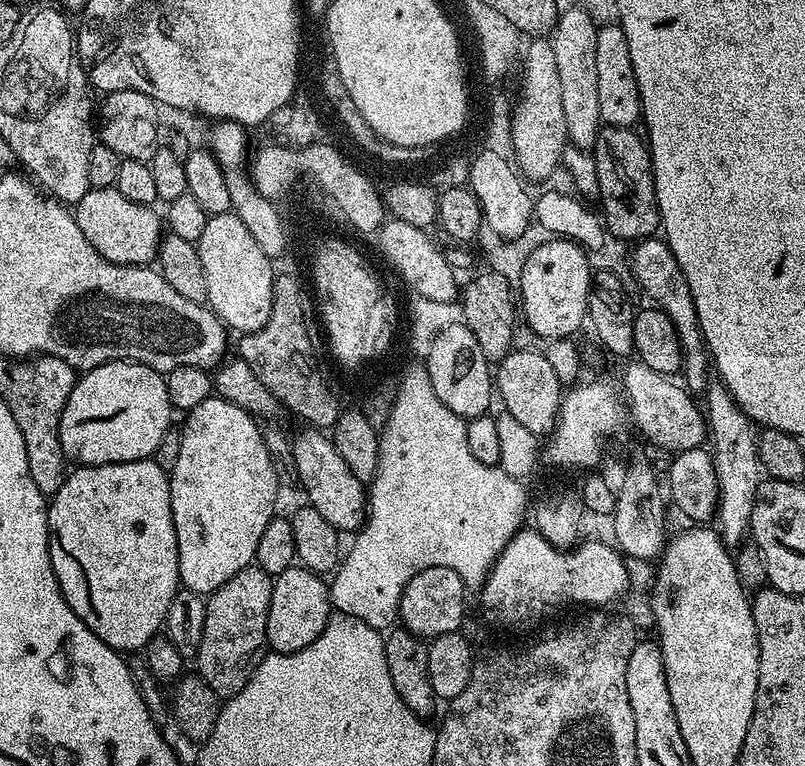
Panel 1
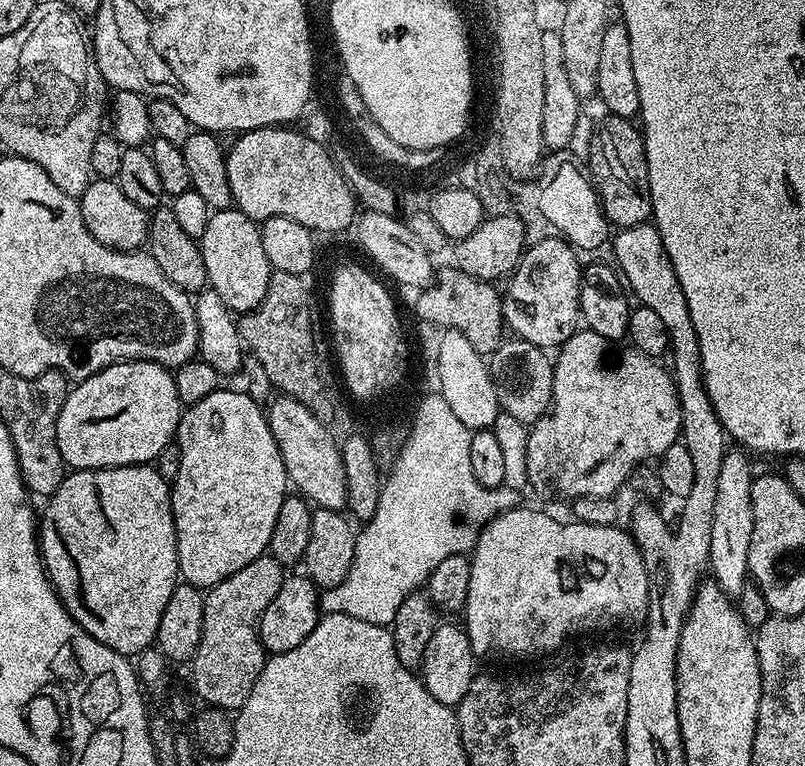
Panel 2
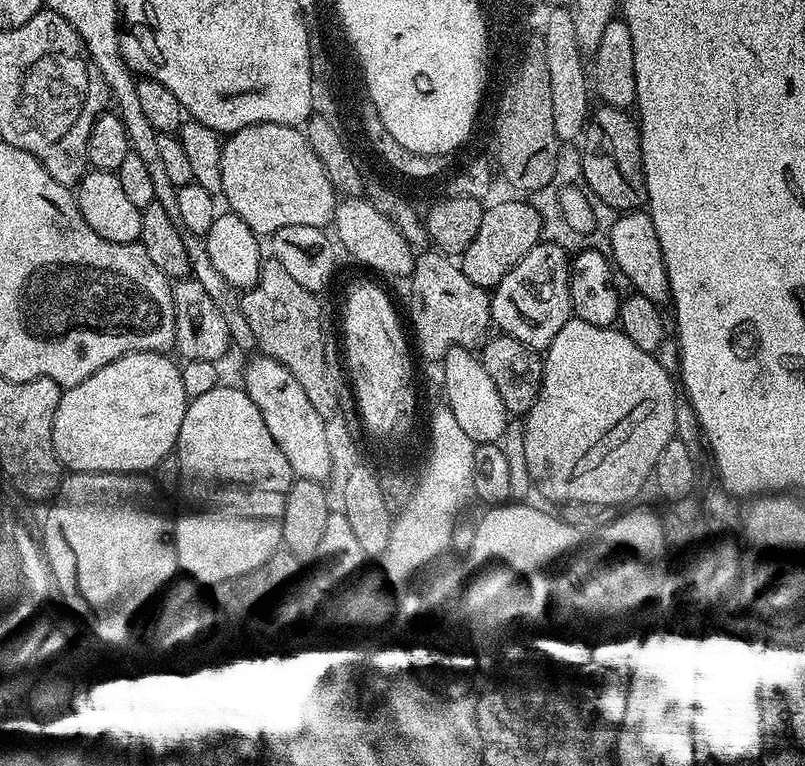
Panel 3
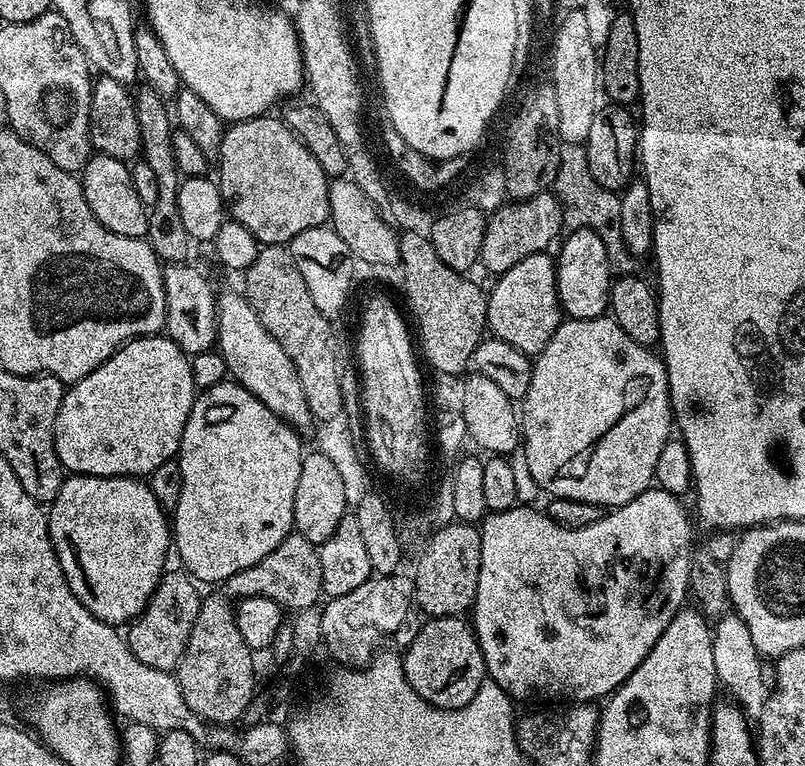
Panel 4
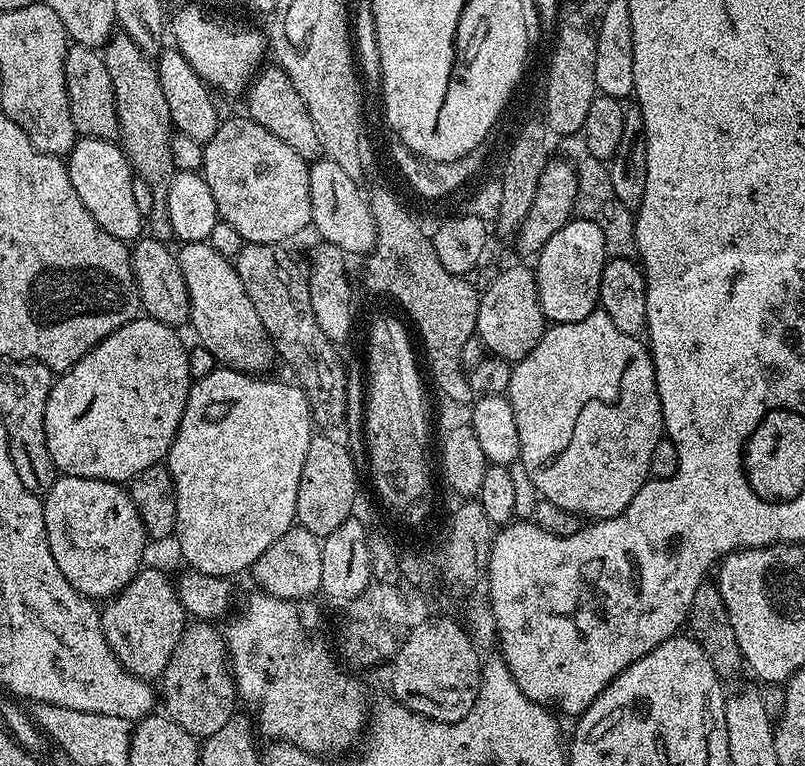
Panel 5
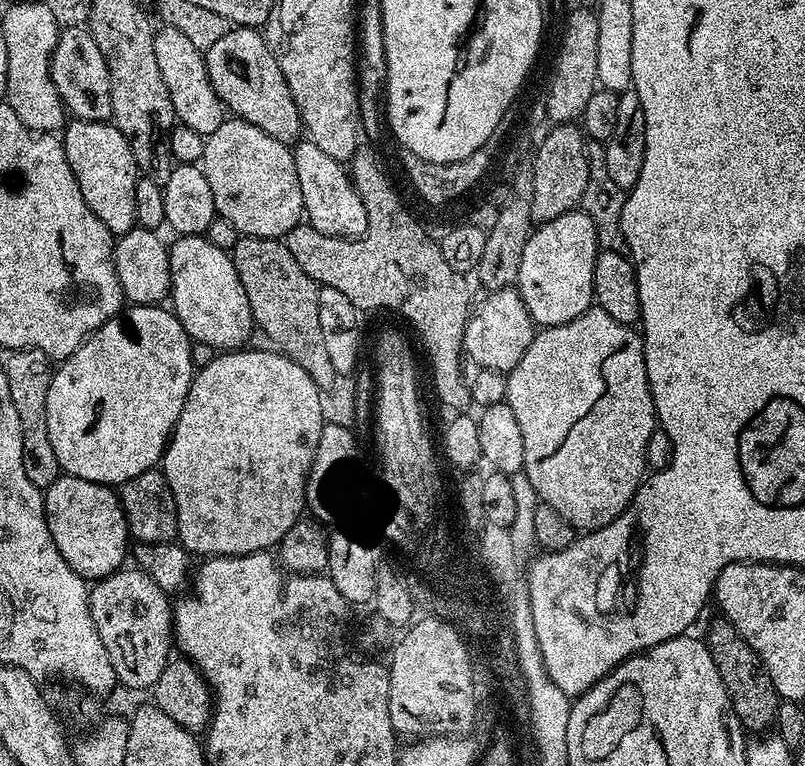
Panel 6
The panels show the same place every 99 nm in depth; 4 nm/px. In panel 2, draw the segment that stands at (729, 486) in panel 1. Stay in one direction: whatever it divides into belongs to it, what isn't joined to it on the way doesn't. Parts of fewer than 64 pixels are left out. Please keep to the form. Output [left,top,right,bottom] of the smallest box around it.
[708,450,754,598]

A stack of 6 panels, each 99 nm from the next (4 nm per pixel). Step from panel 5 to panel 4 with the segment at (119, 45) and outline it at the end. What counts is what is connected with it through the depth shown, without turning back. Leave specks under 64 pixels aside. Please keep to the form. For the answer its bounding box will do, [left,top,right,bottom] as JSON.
[134,86,190,265]

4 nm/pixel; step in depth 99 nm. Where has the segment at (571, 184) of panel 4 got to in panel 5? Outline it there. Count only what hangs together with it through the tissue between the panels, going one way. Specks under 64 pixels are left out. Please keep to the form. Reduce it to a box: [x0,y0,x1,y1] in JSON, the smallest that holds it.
[559,135,638,260]

